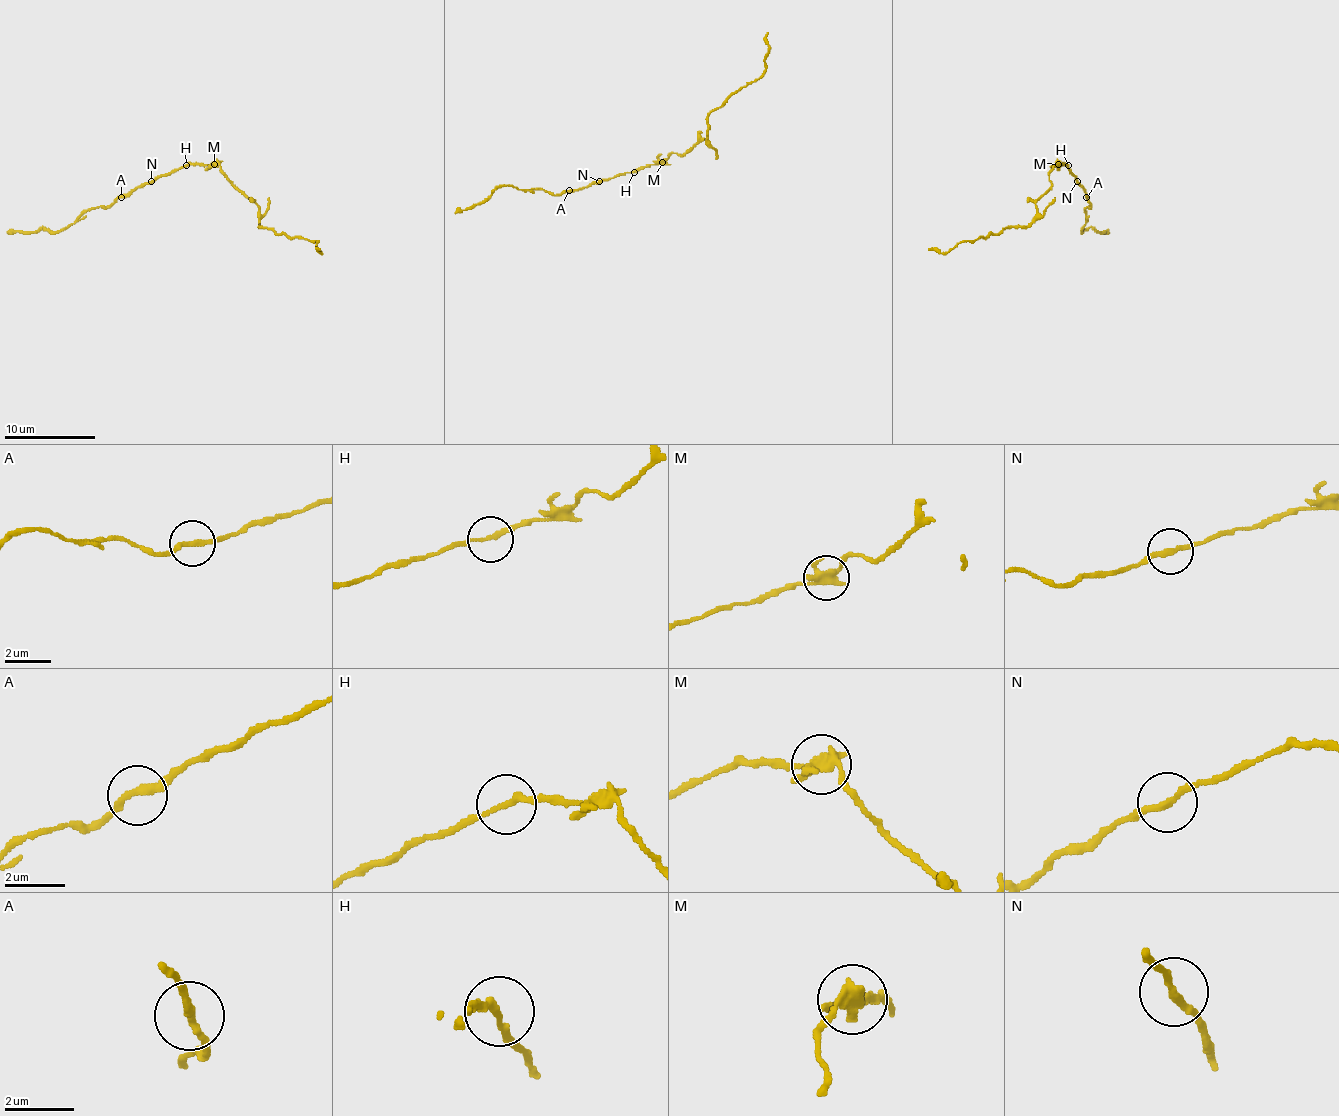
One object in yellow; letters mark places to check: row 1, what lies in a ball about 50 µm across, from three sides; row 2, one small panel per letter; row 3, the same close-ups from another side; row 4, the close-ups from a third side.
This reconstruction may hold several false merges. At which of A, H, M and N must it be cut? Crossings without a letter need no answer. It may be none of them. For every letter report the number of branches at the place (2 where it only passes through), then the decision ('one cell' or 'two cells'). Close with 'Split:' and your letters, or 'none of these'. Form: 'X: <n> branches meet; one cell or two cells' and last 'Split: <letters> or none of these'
A: 2 branches meet; one cell
H: 2 branches meet; one cell
M: 2 branches meet; two cells
N: 2 branches meet; one cell
Split: M

